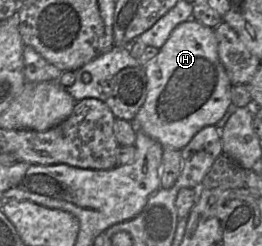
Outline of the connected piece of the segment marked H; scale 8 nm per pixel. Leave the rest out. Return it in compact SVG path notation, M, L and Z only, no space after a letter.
M189 19L174 28L157 55L144 67L147 96L131 121L163 148L182 150L203 128L215 126L233 106L232 84L219 58L214 28Z

